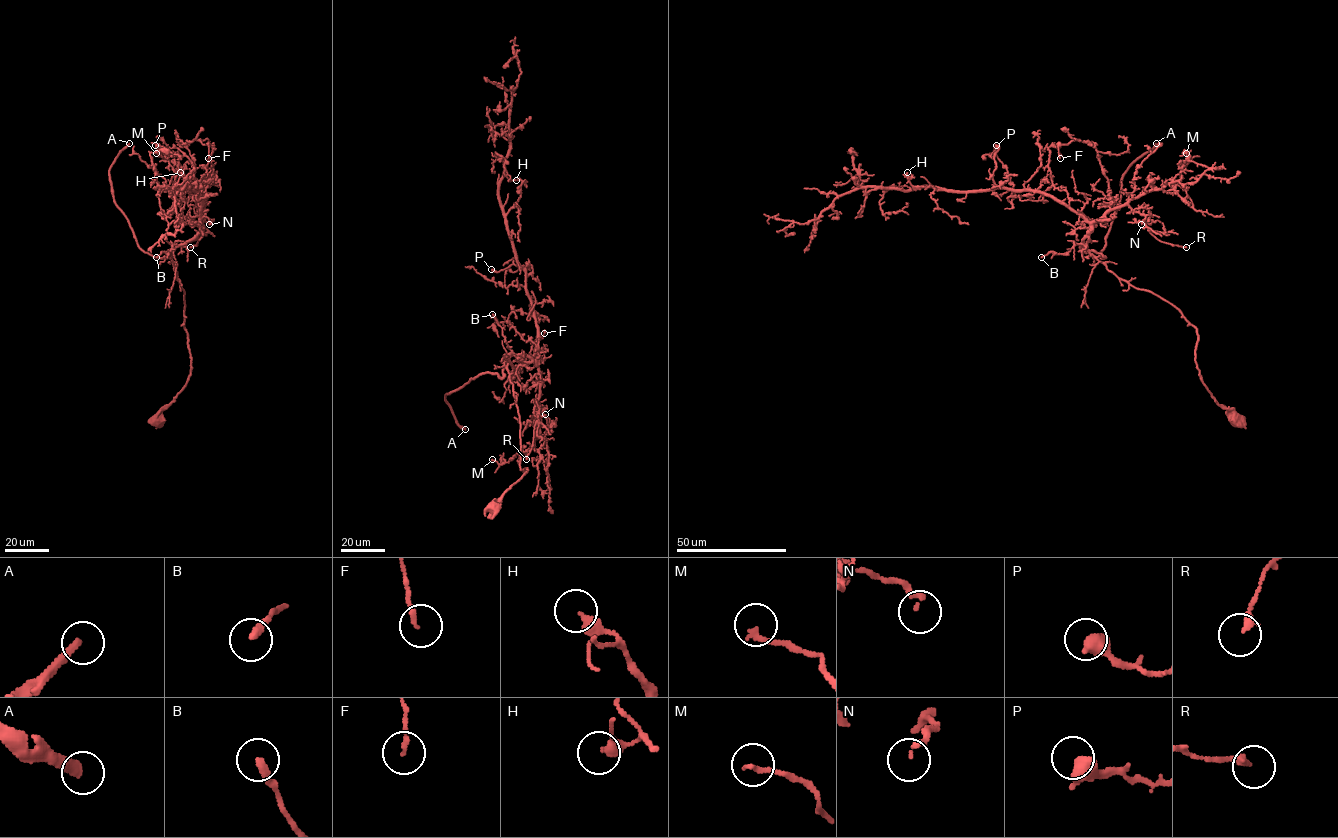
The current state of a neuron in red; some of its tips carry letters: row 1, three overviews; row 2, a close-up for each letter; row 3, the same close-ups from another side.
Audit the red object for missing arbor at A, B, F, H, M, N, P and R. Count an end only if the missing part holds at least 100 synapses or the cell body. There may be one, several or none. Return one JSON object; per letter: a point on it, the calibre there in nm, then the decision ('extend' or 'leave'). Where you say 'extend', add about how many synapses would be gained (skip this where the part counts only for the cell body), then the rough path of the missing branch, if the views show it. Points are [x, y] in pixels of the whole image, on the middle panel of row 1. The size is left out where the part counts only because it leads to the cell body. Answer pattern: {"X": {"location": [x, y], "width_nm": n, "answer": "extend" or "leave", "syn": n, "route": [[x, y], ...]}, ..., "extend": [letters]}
{"A": {"location": [465, 429], "width_nm": 360, "answer": "extend", "syn": 650, "route": [[465, 429], [505, 455], [562, 434], [567, 488], [533, 521], [515, 519], [503, 480]]}, "B": {"location": [492, 314], "width_nm": 280, "answer": "leave"}, "F": {"location": [544, 333], "width_nm": 140, "answer": "leave"}, "H": {"location": [516, 180], "width_nm": 280, "answer": "leave"}, "M": {"location": [492, 459], "width_nm": 180, "answer": "leave"}, "N": {"location": [545, 414], "width_nm": 200, "answer": "leave"}, "P": {"location": [491, 269], "width_nm": 600, "answer": "leave"}, "R": {"location": [526, 459], "width_nm": 240, "answer": "leave"}, "extend": ["A"]}

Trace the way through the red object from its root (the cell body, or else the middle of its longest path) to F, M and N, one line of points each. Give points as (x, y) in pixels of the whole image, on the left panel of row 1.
F: (158, 418), (191, 368), (171, 255), (199, 232), (205, 211), (176, 192), (178, 150), (200, 140), (208, 158)
M: (158, 418), (191, 368), (184, 292), (171, 255), (199, 232), (205, 210), (202, 189), (156, 153)
N: (158, 418), (191, 368), (184, 292), (171, 255), (199, 232), (202, 205), (198, 214), (209, 224)

